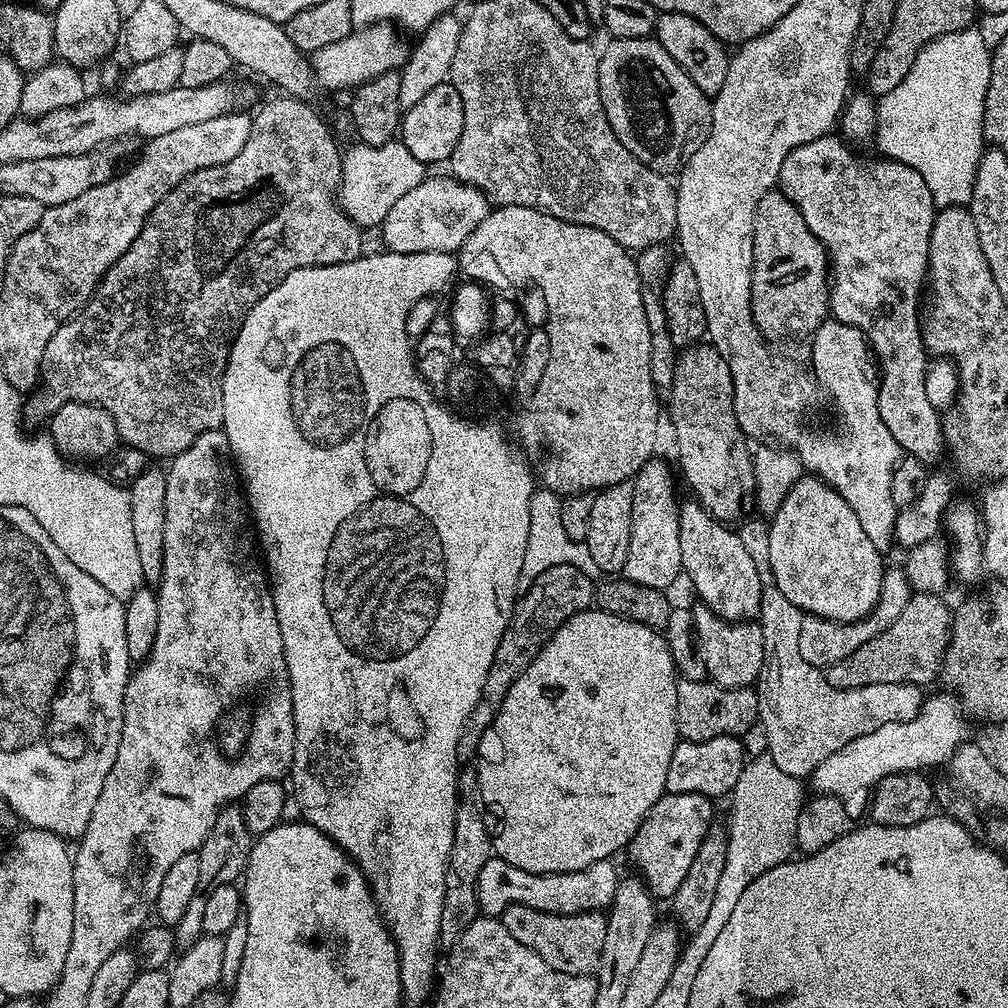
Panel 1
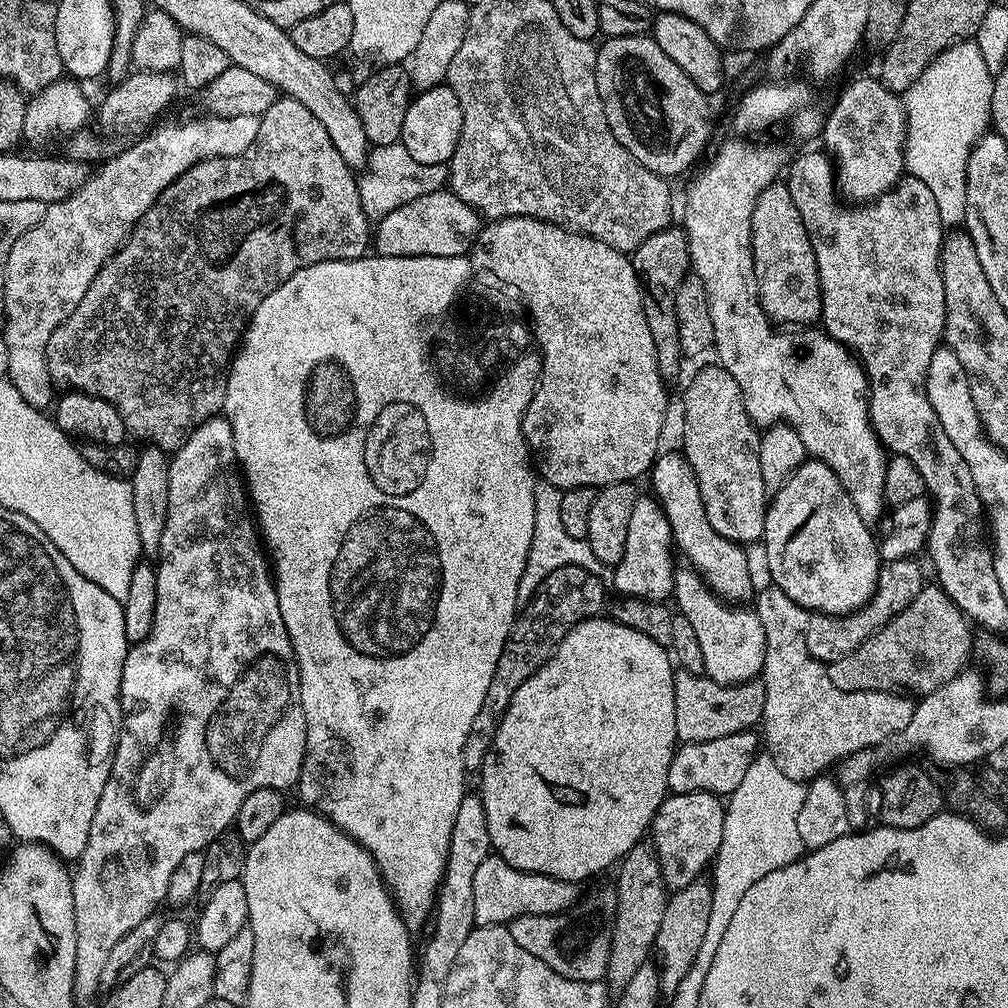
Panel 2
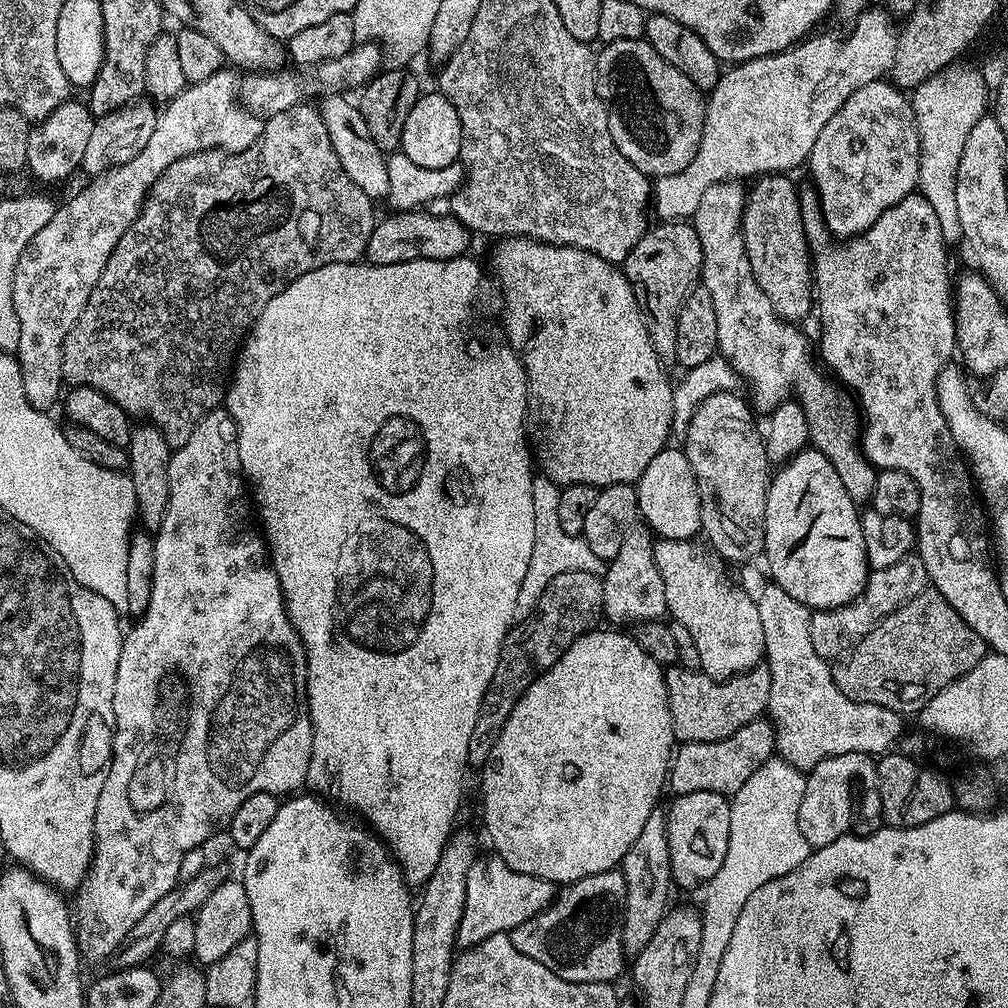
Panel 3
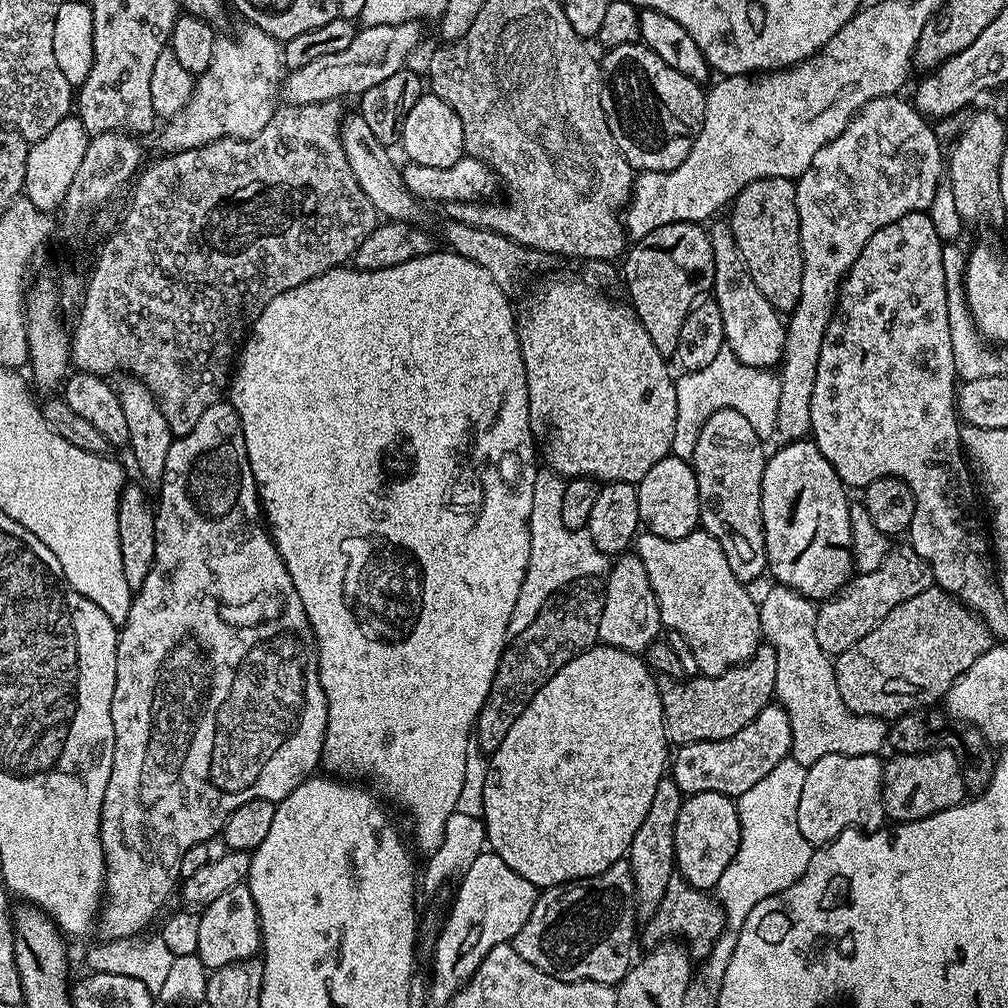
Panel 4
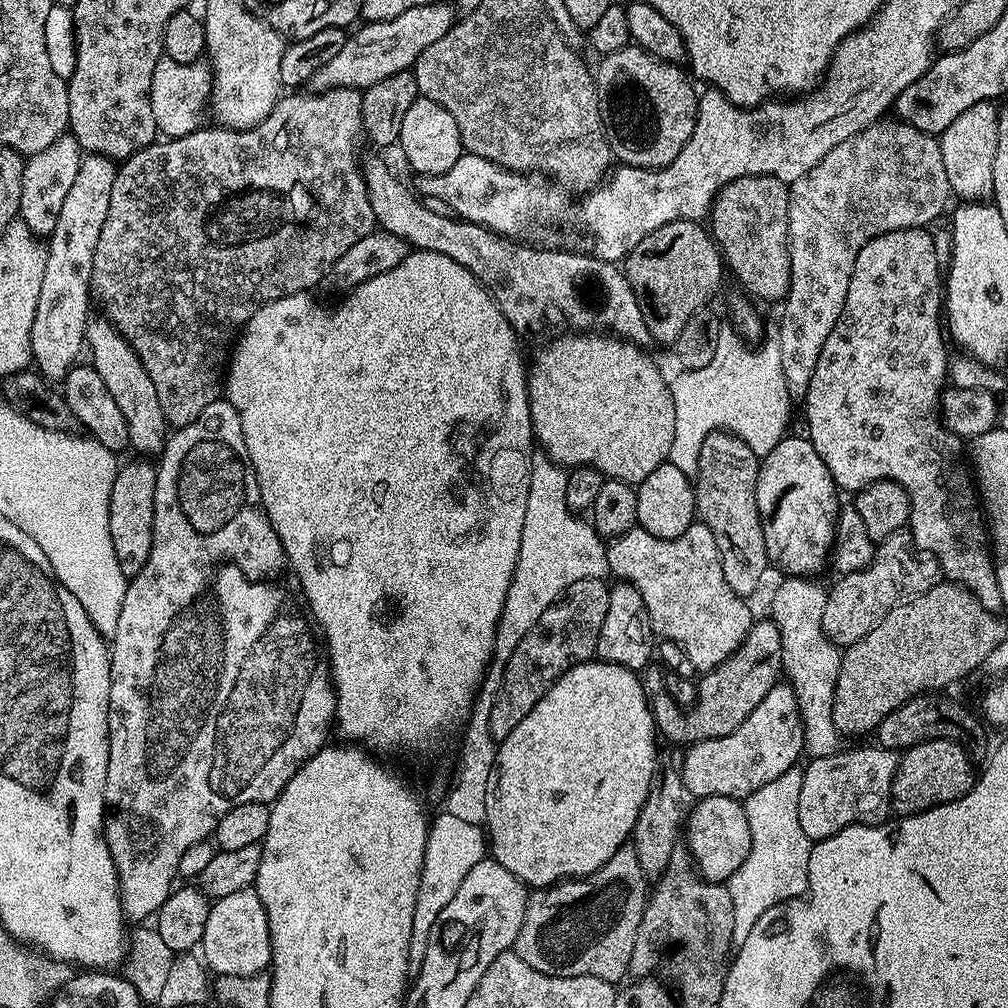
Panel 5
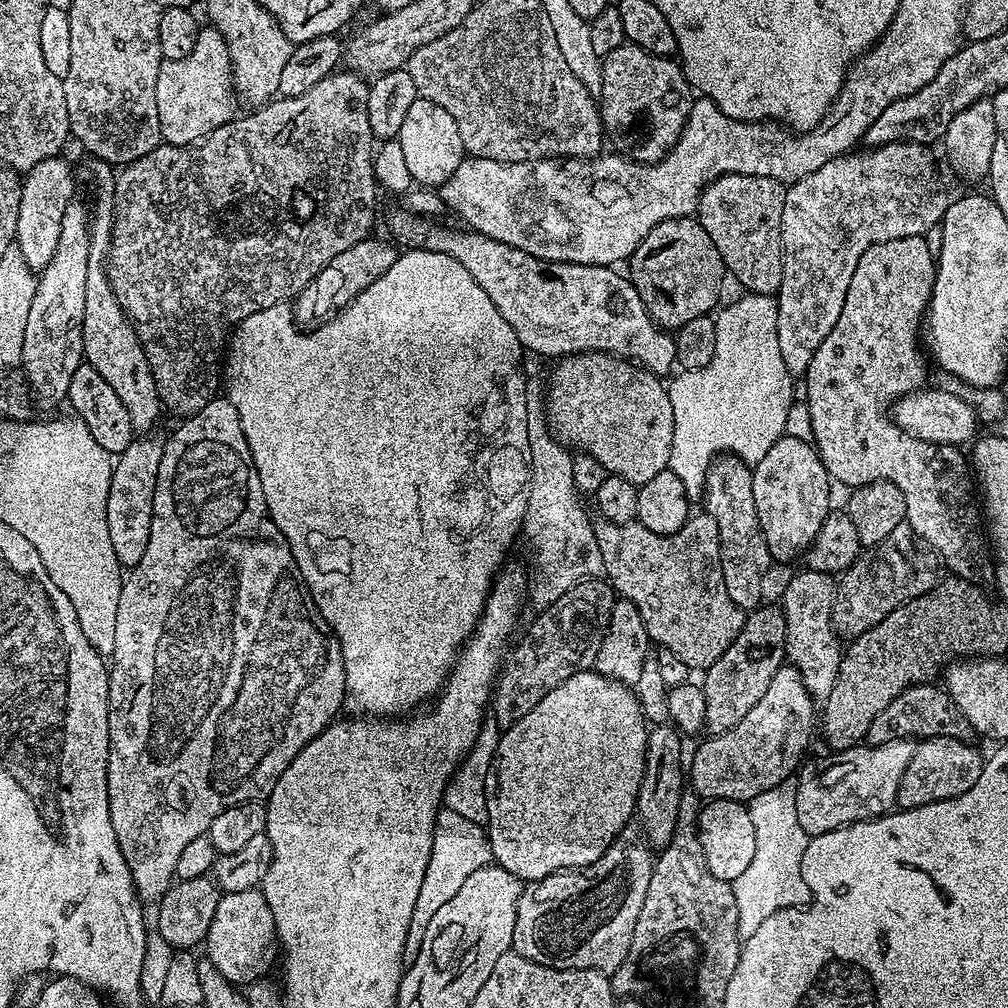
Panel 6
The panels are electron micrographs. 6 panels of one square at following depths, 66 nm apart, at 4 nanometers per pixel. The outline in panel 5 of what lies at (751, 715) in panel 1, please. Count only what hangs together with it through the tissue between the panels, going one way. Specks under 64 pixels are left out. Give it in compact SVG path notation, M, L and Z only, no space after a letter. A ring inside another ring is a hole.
M770 618L755 621L746 638L717 668L705 672L698 680L696 703L687 710L679 704L671 691L664 689L664 680L660 677L661 669L649 666L643 669L642 679L644 693L648 695L648 703L652 706L652 717L656 723L656 731L672 744L691 746L699 740L722 738L730 734L730 730L738 730L746 718L770 694L770 690L782 676L782 634L778 634L778 626Z

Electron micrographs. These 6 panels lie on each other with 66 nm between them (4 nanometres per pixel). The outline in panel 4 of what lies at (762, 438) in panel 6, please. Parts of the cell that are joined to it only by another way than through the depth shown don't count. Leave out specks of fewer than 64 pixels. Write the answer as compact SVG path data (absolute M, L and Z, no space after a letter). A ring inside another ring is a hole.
M724 346L715 355L714 362L696 371L685 371L675 377L678 394L678 418L674 422L674 442L671 455L691 461L694 442L706 418L720 408L738 410L750 422L750 426L761 436L771 437L778 422L778 394L780 393L780 377L775 371L767 368L746 366L735 354Z

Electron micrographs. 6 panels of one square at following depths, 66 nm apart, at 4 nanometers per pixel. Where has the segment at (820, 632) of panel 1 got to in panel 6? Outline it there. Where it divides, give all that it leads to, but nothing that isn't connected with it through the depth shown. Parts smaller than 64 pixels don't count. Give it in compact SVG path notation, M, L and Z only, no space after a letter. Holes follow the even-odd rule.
M906 522L900 524L894 530L894 534L889 534L881 544L867 549L839 577L832 607L832 626L841 637L858 637L866 630L878 626L878 622L882 622L882 618L886 618L886 614L890 614L895 608L905 604L907 600L913 600L926 594L935 584L940 583L941 579L942 561L940 557L931 548L917 540L910 525Z

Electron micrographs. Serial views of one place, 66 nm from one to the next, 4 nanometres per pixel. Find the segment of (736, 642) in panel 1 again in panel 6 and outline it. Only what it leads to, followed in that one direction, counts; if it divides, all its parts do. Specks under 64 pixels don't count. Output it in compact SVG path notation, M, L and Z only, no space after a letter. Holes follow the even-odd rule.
M707 514L689 515L688 520L676 533L669 536L651 533L645 526L637 522L631 524L609 524L600 522L595 525L596 537L598 538L598 550L602 550L602 562L604 563L604 576L610 581L613 589L623 599L632 603L638 610L638 614L642 614L642 622L648 631L648 639L653 645L668 650L674 650L674 654L678 654L678 658L682 658L682 662L688 664L689 669L706 670L718 658L722 658L722 654L730 646L730 642L734 642L734 638L738 634L738 630L742 630L744 625L745 609L738 607L734 602L730 602L730 594L726 594L726 582L722 578L722 566L720 565L720 535L718 534L718 522L714 522L714 518Z

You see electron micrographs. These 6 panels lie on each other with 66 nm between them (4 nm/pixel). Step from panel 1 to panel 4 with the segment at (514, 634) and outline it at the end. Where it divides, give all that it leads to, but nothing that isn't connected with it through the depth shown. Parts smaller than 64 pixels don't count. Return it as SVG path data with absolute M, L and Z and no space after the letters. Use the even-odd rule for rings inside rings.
M587 576L581 580L573 580L564 585L544 609L505 647L502 658L498 662L498 670L494 674L494 682L490 686L490 694L486 694L486 702L482 702L482 710L476 715L474 744L485 754L491 754L502 746L502 738L510 731L510 726L522 714L524 707L538 694L538 690L566 662L570 662L580 652L585 652L600 639L598 622L602 622L604 609L604 584L599 579Z

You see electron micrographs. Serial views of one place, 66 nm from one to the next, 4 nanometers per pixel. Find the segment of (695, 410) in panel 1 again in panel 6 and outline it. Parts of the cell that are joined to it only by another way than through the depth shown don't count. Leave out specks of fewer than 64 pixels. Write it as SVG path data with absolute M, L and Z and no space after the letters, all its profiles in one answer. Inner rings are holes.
M731 454L717 455L712 465L708 467L706 474L706 486L704 487L703 507L706 506L707 515L718 522L718 534L720 535L720 565L722 566L722 578L726 582L726 594L730 594L730 602L738 607L751 610L761 607L760 595L764 592L764 575L768 567L774 564L770 550L766 546L766 538L762 534L762 526L758 522L758 510L754 506L754 486L752 485L752 468Z

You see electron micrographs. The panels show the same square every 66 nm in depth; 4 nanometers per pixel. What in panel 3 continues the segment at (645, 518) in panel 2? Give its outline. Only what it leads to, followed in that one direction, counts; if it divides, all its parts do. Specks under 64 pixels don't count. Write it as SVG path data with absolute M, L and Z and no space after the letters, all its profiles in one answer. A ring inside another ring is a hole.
M637 526L630 530L630 534L626 534L626 542L622 542L618 554L607 561L602 579L604 616L612 619L613 625L635 625L637 622L657 620L667 613L666 586L662 586L662 574L654 558L654 536L647 527Z

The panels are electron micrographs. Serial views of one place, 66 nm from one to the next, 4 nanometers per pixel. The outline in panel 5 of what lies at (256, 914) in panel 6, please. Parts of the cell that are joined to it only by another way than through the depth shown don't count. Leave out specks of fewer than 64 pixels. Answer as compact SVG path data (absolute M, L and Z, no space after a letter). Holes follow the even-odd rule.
M254 886L213 901L203 931L200 954L208 970L218 976L248 977L261 975L269 969L272 960L269 918Z

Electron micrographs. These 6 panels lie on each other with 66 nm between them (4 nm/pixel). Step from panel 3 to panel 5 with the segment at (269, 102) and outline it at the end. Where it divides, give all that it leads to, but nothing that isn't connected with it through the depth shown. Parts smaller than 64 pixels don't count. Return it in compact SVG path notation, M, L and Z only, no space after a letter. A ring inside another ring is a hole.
M429 2L426 6L411 8L389 20L374 20L365 23L365 28L357 27L357 32L345 39L342 50L338 50L338 54L334 54L334 58L330 58L330 62L326 62L326 66L319 68L312 76L311 91L319 94L331 88L363 90L374 82L382 82L382 78L390 78L390 74L409 71L426 46L434 46L438 38L452 29L452 10L451 3Z

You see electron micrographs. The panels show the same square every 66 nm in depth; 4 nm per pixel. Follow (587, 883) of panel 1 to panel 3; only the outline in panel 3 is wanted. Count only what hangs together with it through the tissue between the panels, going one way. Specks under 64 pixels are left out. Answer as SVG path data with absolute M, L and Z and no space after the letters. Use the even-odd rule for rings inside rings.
M487 855L477 858L466 878L466 906L462 910L462 922L456 935L457 945L464 950L481 944L499 932L511 934L518 926L522 926L522 922L534 918L534 914L547 908L558 891L557 885L549 880L522 874L506 866L501 856Z

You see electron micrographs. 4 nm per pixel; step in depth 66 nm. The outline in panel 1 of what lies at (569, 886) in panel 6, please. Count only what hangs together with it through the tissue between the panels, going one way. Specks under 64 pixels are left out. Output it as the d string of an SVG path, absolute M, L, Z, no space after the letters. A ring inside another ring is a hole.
M510 904L503 912L502 919L506 930L510 930L510 934L522 942L522 946L530 946L530 950L541 956L546 966L554 966L554 970L562 970L562 974L575 976L591 976L595 973L602 958L602 942L606 938L608 925L608 917L603 911L559 916L534 910L530 906Z

